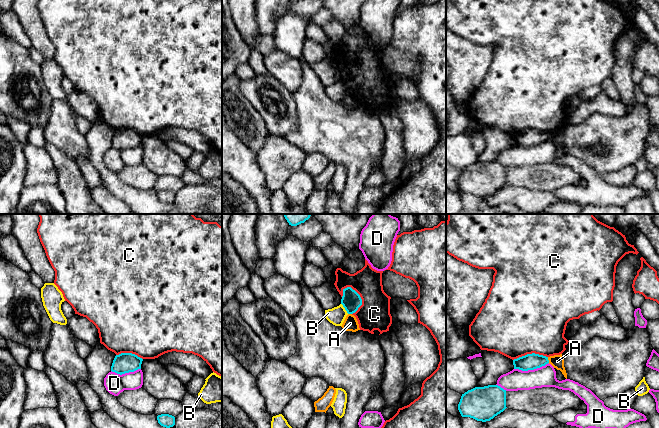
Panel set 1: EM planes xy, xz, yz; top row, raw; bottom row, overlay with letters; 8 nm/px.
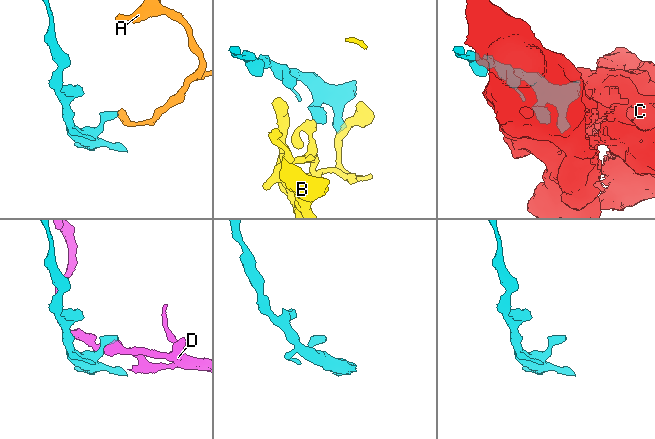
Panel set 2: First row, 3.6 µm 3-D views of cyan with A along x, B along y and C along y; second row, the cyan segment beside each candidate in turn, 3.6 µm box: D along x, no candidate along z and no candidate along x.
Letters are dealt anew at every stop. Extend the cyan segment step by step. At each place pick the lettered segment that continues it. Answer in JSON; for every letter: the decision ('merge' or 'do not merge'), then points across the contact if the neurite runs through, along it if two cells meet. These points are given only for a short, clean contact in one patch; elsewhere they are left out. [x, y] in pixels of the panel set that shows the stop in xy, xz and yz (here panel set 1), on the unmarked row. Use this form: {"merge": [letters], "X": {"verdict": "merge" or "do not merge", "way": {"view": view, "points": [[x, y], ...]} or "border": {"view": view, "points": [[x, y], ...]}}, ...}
{"merge": [], "A": {"verdict": "do not merge"}, "B": {"verdict": "do not merge"}, "C": {"verdict": "do not merge"}, "D": {"verdict": "do not merge"}}

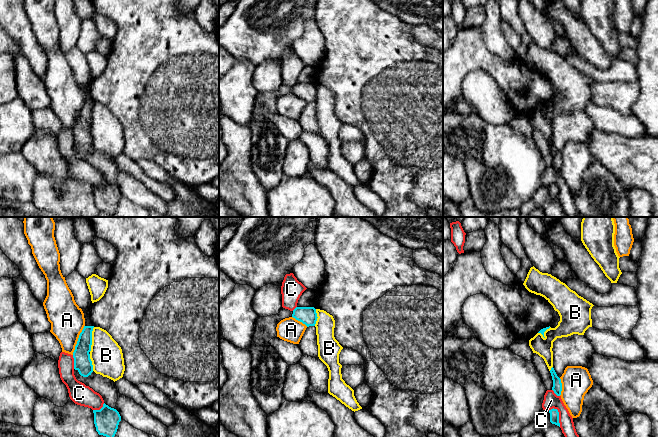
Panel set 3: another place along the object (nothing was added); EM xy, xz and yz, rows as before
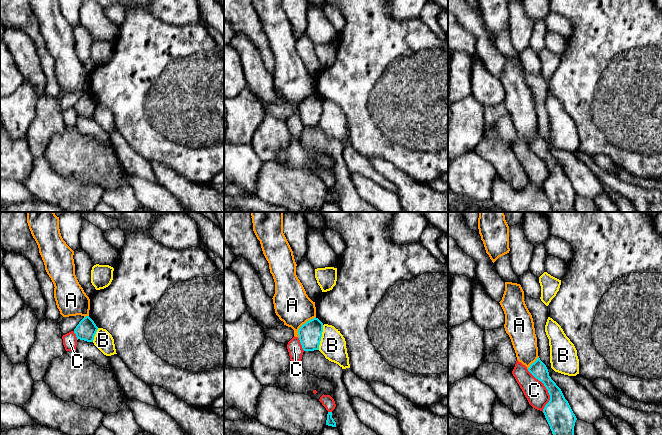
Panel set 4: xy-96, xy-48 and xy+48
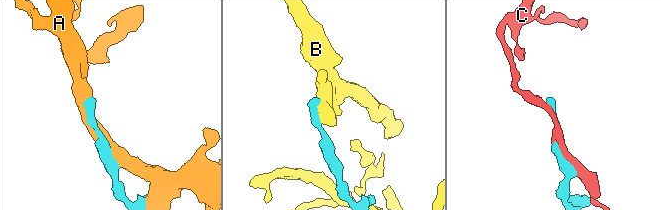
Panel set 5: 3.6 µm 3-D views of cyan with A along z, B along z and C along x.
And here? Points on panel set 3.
{"merge": [], "A": {"verdict": "do not merge"}, "B": {"verdict": "do not merge"}, "C": {"verdict": "do not merge"}}

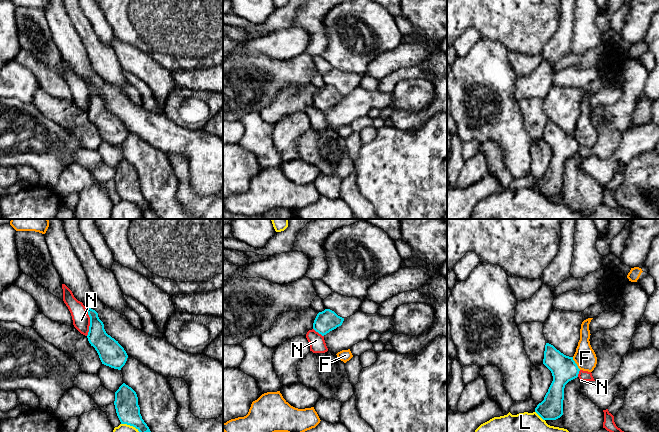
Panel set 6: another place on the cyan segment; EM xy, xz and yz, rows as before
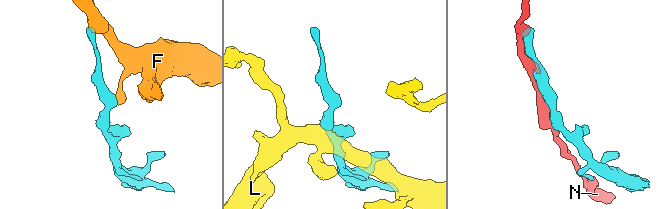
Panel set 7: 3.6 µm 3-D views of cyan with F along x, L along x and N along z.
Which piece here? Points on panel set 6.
{"merge": [], "F": {"verdict": "do not merge", "border": {"view": "yz", "points": [[572, 133], [580, 145]]}}, "L": {"verdict": "do not merge", "border": {"view": "xy", "points": [[121, 199], [132, 201], [141, 210]]}}, "N": {"verdict": "do not merge"}}

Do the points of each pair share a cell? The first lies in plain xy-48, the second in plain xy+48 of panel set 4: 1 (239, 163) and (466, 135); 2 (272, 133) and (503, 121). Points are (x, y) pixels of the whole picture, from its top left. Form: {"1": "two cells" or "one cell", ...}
{"1": "two cells", "2": "two cells"}

